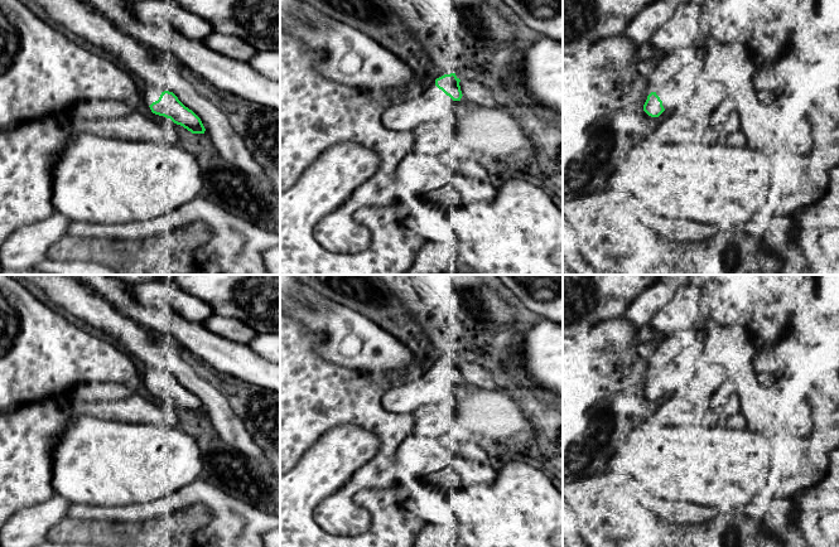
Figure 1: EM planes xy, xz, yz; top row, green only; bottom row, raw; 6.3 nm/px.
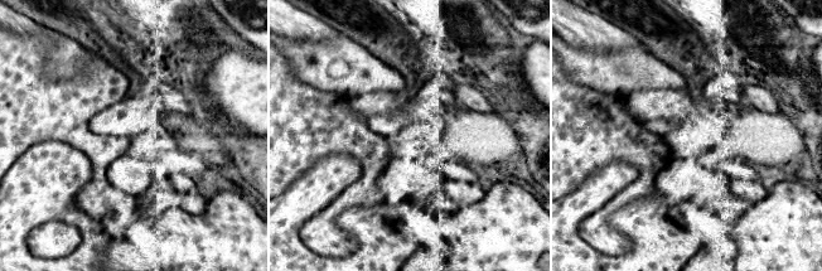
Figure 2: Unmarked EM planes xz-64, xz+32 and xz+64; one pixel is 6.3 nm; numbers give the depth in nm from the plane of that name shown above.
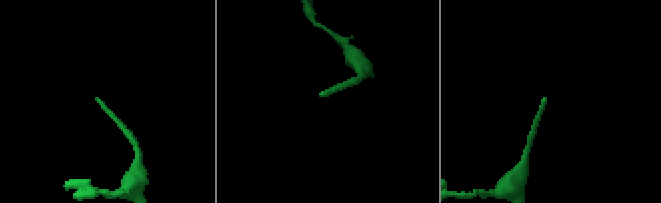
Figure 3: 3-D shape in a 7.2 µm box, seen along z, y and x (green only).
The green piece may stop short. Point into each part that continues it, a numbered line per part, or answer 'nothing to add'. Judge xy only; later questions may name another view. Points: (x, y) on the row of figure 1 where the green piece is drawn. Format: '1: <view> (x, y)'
1: xy (149, 95)

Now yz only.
1: yz (680, 88)

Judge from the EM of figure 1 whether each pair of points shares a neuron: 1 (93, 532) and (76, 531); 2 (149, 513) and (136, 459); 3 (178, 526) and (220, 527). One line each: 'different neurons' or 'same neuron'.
1: same neuron
2: different neurons
3: different neurons

